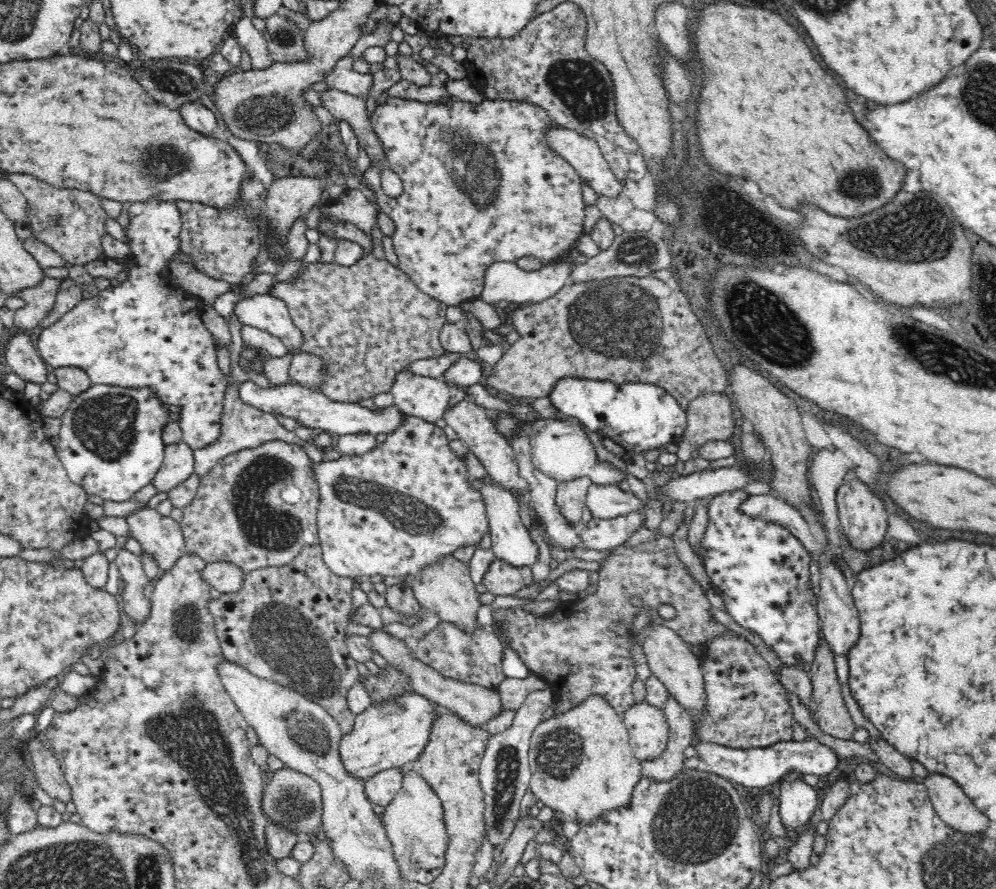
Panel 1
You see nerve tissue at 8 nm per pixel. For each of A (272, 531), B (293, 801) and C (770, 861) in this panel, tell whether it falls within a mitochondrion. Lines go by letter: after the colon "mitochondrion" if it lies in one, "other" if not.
A: mitochondrion
B: mitochondrion
C: other

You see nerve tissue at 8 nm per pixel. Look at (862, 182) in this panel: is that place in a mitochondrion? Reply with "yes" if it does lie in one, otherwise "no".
yes

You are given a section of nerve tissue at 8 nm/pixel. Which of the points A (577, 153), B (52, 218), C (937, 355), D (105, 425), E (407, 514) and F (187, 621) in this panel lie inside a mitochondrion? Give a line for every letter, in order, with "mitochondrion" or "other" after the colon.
A: other
B: mitochondrion
C: mitochondrion
D: mitochondrion
E: mitochondrion
F: mitochondrion

